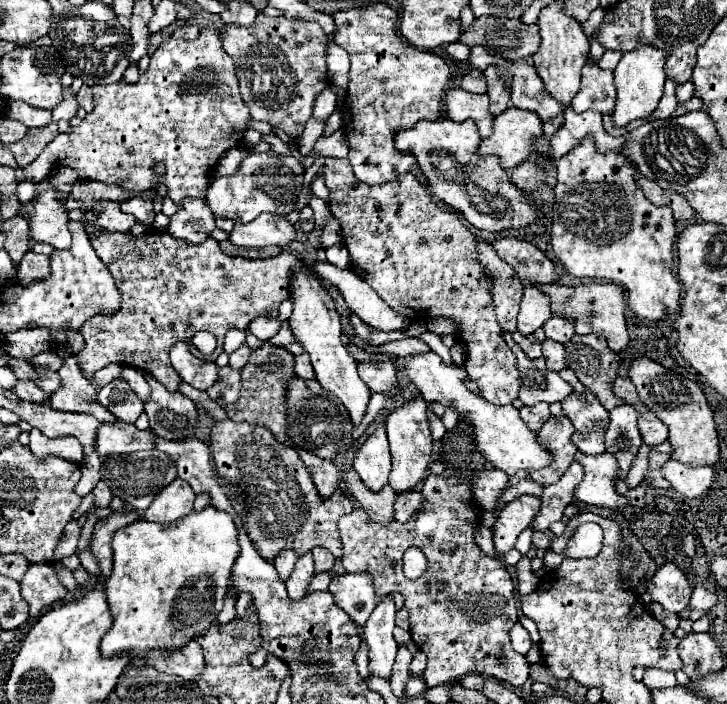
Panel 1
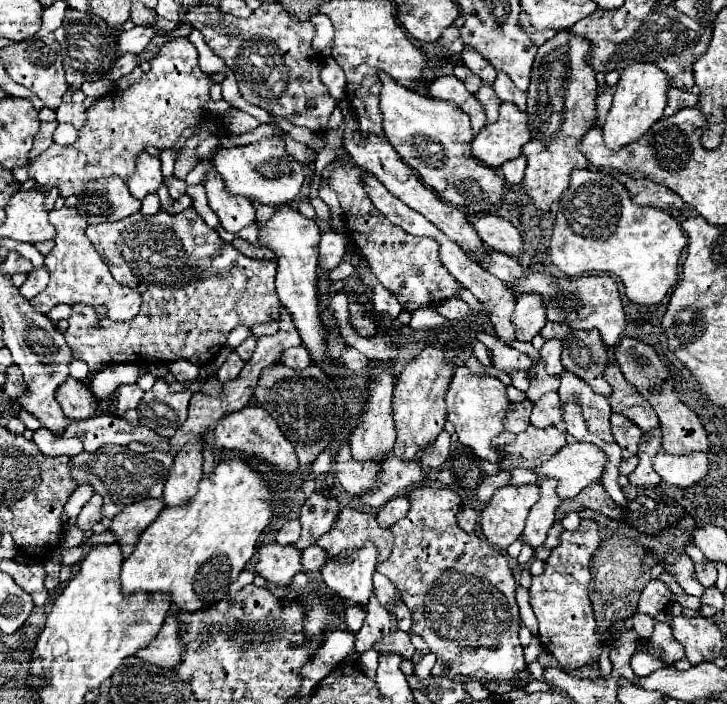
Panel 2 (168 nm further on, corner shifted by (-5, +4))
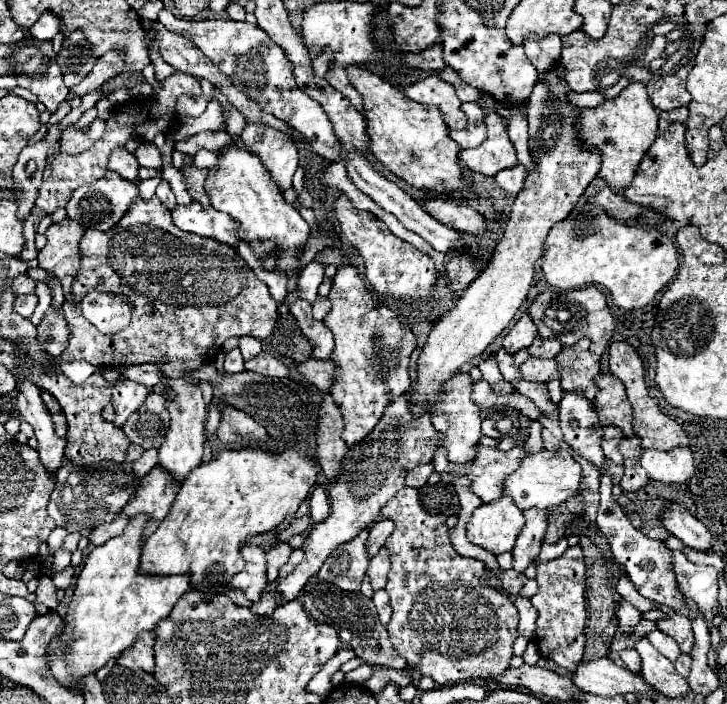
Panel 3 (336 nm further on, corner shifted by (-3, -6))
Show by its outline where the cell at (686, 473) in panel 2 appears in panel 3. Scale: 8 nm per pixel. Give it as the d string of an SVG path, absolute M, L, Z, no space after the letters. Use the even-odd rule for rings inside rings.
M689 448L663 450L643 450L641 466L647 470L649 478L661 482L685 482L693 476L693 454Z

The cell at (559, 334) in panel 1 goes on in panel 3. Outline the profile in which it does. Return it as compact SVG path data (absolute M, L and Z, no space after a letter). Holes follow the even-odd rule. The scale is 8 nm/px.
M535 338L533 344L527 348L529 356L533 358L555 358L561 350L561 342L559 340L543 340L543 338Z

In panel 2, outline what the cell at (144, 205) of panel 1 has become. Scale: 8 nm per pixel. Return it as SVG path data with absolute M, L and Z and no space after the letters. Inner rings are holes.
M143 152L141 160L137 160L137 172L133 172L133 180L129 180L127 184L131 196L143 200L147 194L157 192L161 184L163 184L163 176L161 176L159 158L153 158L147 152Z

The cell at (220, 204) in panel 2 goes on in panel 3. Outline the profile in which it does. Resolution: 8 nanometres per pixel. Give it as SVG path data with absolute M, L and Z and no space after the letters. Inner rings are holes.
M185 154L185 160L183 160L183 168L181 168L181 174L187 182L187 192L193 200L197 200L199 204L203 206L209 206L209 198L207 198L207 192L203 190L203 178L207 178L207 170L205 168L197 168L193 164L193 160Z

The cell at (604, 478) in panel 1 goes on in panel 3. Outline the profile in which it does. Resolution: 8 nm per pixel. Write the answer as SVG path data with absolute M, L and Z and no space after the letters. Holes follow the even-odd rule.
M547 450L547 452L539 452L523 458L519 468L505 478L503 494L511 496L519 510L527 510L527 508L549 510L559 506L567 498L575 496L579 482L581 482L581 466L571 456L553 454Z

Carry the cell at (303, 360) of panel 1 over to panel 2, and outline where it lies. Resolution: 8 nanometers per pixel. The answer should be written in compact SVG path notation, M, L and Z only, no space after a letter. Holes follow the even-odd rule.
M297 346L297 348L289 348L289 352L283 352L281 356L283 364L293 368L293 370L305 370L307 366L311 366L311 356L307 352L305 346Z

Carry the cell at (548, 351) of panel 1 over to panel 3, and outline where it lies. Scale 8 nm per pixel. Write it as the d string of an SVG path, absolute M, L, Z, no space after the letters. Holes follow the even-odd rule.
M529 358L519 366L519 378L531 380L531 382L547 382L549 378L557 378L559 368L553 358L541 360L541 358Z

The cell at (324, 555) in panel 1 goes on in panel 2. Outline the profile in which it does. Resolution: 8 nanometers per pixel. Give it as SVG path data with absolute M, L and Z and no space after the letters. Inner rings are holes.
M313 544L313 546L305 548L303 568L305 568L307 572L315 572L315 570L319 570L327 560L329 560L329 554L325 552L325 548L321 548L321 546Z

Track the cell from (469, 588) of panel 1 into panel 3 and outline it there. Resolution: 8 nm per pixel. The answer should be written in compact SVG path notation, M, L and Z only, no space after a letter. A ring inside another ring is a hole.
M401 488L381 508L375 522L387 518L395 522L393 534L385 540L385 548L391 558L391 570L385 590L393 606L393 616L387 624L387 632L397 654L403 656L411 668L419 668L423 676L433 678L439 686L459 684L475 678L491 680L495 674L507 670L513 656L511 646L517 638L519 614L509 596L495 592L493 588L481 586L481 574L485 572L485 564L475 558L459 556L453 550L449 540L449 528L445 524L447 516L429 514L421 506L419 492L415 488Z

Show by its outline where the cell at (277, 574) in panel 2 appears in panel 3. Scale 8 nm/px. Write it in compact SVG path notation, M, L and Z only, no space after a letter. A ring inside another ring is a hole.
M245 544L241 546L241 556L245 560L245 568L231 578L227 590L241 590L251 602L257 602L267 588L265 550L261 546Z

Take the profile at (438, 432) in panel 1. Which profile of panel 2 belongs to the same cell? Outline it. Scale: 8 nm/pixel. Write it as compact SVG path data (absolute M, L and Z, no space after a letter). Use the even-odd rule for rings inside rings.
M441 432L437 436L437 440L433 442L433 448L429 448L429 452L425 452L425 456L421 456L421 464L425 468L439 468L447 456L449 456L449 432Z

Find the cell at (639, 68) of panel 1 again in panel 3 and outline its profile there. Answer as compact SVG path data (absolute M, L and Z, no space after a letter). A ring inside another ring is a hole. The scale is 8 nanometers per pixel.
M631 84L623 90L623 94L605 100L595 108L583 108L577 114L575 128L579 130L579 140L583 148L597 150L601 154L599 176L613 192L631 186L641 158L657 138L657 120L659 112L651 106L651 102L647 102L647 88L643 84Z

